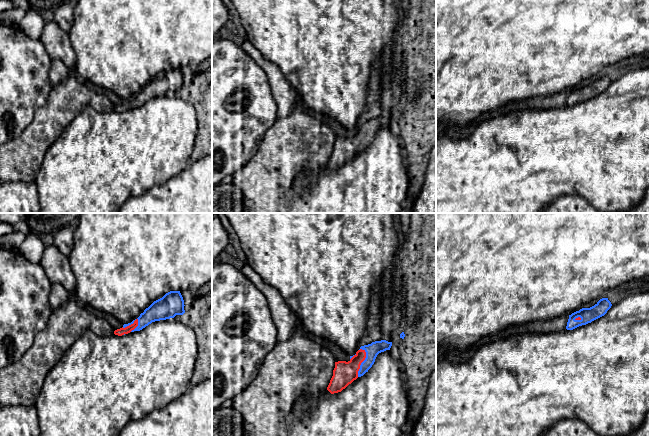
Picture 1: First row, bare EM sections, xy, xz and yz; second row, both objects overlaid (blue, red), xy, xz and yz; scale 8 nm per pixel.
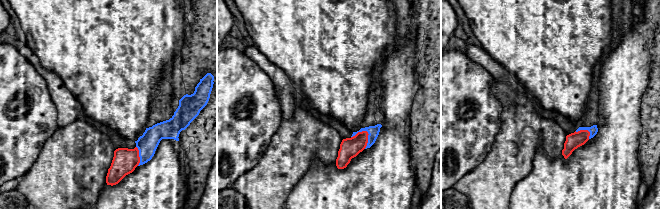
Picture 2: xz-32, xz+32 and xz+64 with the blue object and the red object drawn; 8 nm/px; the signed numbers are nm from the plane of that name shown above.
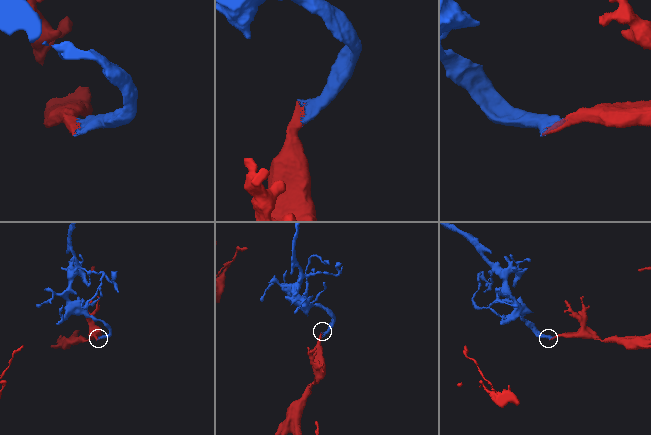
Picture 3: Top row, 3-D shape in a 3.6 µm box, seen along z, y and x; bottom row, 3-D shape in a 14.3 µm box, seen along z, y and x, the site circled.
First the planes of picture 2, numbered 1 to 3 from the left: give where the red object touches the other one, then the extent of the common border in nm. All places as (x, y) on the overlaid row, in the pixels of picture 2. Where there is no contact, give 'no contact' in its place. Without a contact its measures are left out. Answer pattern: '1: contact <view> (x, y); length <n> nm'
1: contact xz-32 (139, 156); length 160 nm
2: contact xz+32 (360, 131); length 160 nm
3: contact xz+64 (585, 129); length 130 nm

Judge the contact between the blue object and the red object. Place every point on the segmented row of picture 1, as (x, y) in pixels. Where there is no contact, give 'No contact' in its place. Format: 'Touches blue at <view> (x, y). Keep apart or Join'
Touches blue at xz (362, 362). Join

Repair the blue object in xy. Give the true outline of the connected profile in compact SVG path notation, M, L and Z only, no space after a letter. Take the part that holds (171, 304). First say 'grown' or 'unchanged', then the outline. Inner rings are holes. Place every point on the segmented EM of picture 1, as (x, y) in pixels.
grown; M170 291L162 298L154 301L137 319L115 330L114 334L122 336L130 332L140 331L152 322L183 315L185 313L184 306L184 300L180 291Z

